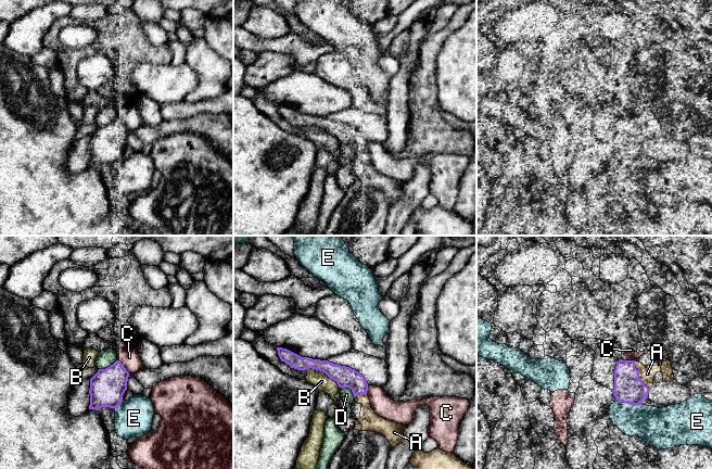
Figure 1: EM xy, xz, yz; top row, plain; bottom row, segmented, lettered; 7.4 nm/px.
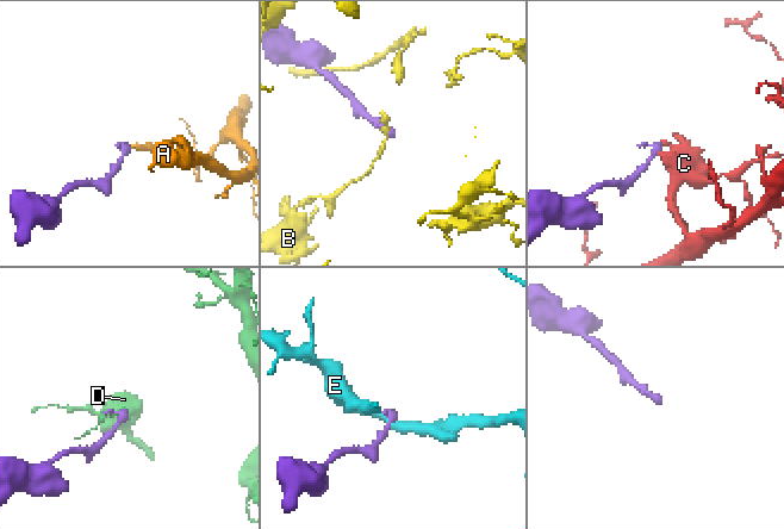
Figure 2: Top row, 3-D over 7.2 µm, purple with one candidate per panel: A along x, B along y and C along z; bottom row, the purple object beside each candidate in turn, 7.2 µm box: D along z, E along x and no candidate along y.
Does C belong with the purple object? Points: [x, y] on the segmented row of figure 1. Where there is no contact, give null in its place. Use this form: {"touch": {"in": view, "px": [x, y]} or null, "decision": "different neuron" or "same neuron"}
{"touch": {"in": "xy", "px": [123, 366]}, "decision": "different neuron"}

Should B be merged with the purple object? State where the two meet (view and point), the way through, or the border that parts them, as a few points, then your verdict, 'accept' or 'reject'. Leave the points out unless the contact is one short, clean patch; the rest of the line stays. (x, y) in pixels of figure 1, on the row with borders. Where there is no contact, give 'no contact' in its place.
xz (330, 378) | along xz (319, 370), (323, 371), (339, 387) | reject

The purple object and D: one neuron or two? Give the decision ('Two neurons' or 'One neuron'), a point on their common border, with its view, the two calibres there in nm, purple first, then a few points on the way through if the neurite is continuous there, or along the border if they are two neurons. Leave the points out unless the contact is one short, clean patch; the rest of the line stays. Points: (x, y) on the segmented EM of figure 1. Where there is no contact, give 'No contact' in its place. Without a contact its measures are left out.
Two neurons. Touches purple at xz (348, 387). Thickness 160 nm (purple) against 90 nm. Boundary: xz (339, 387), (347, 387), (354, 397)

